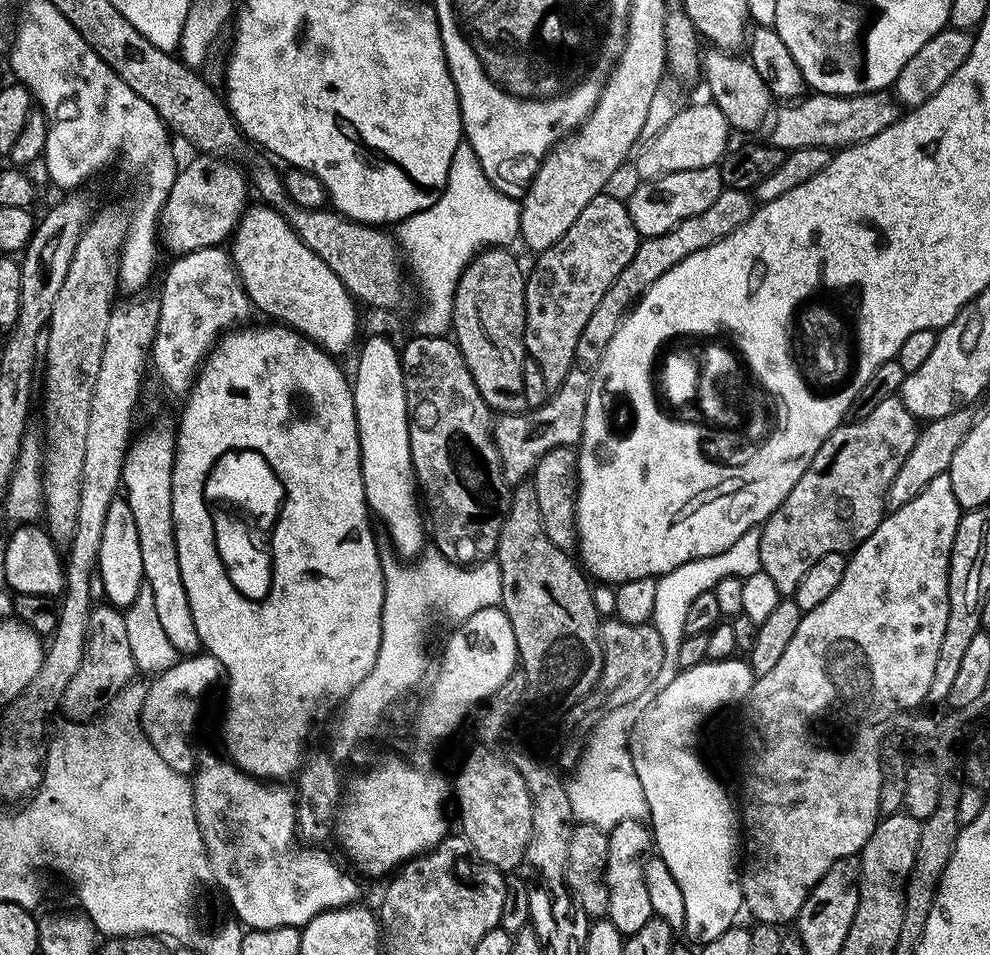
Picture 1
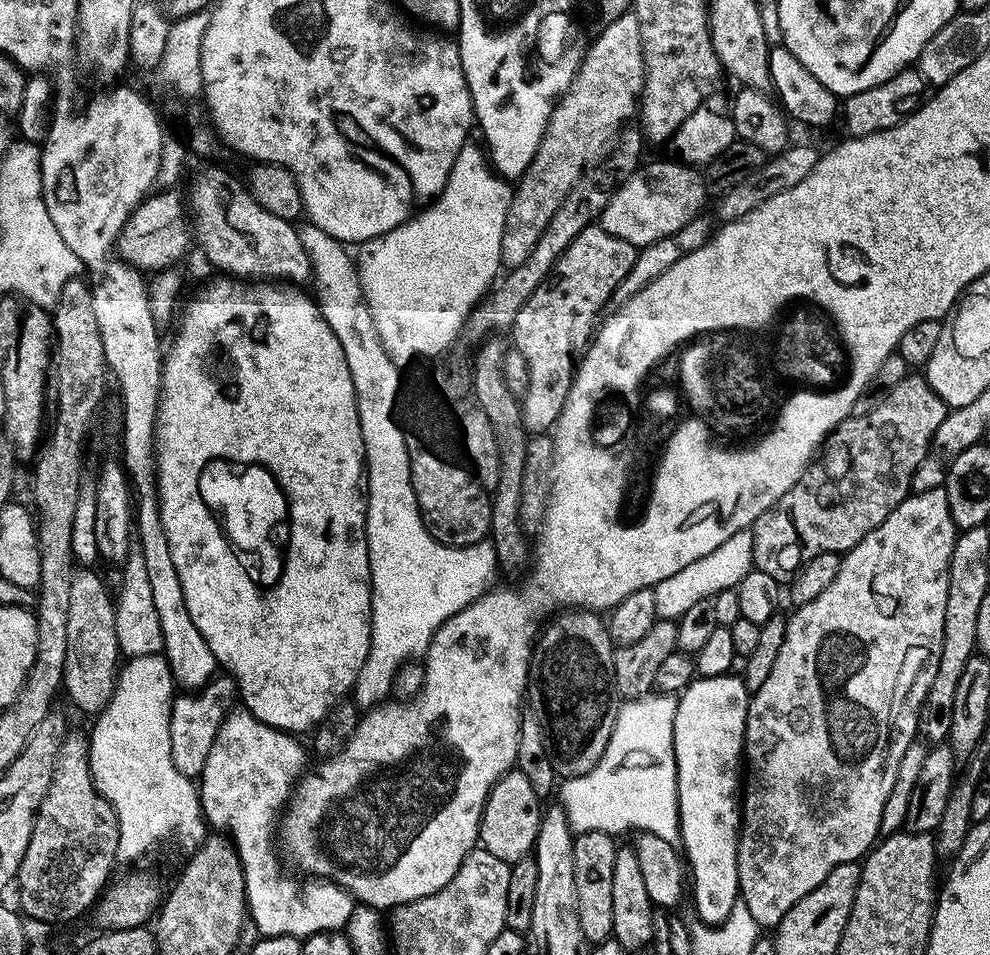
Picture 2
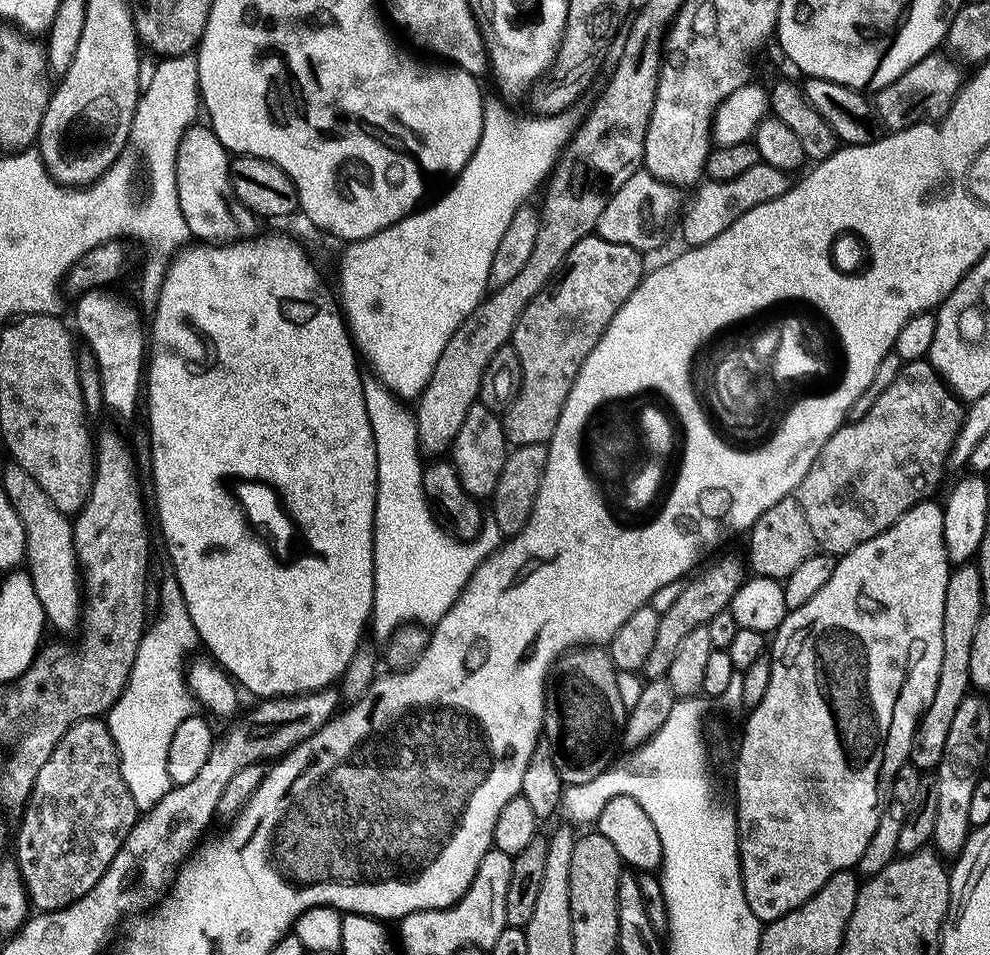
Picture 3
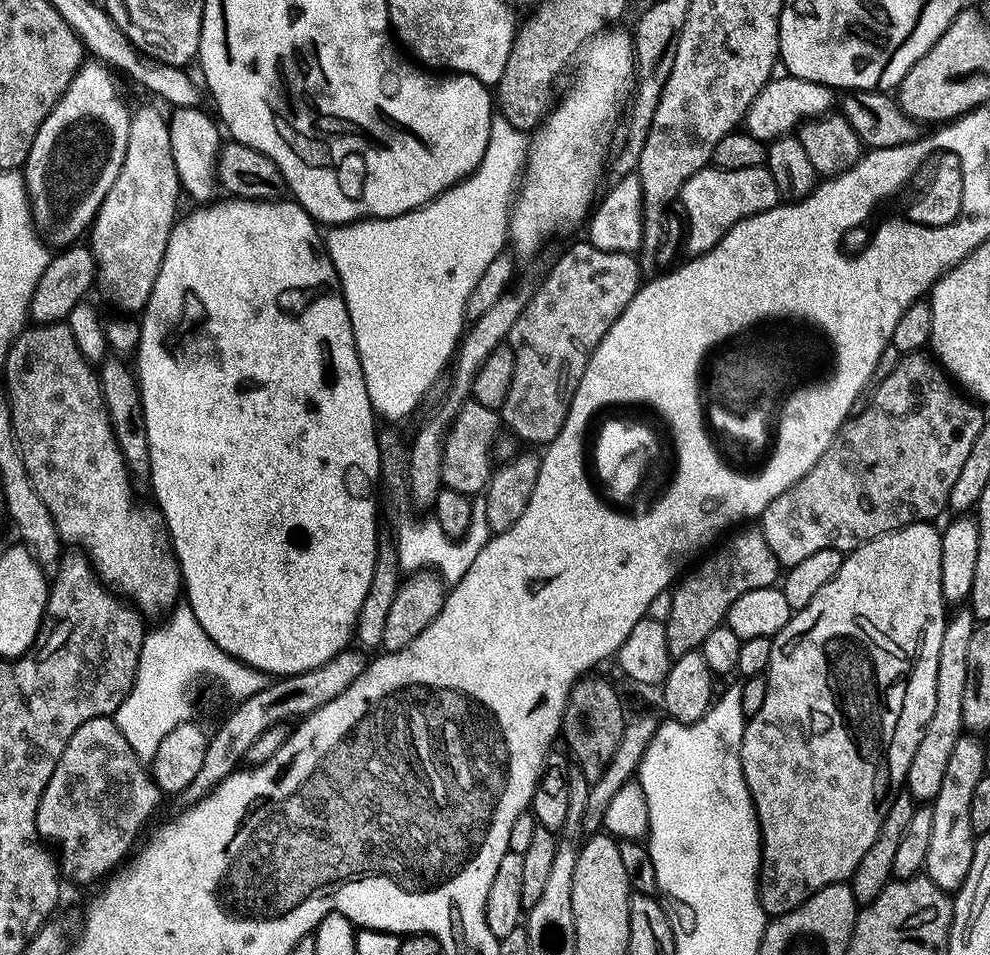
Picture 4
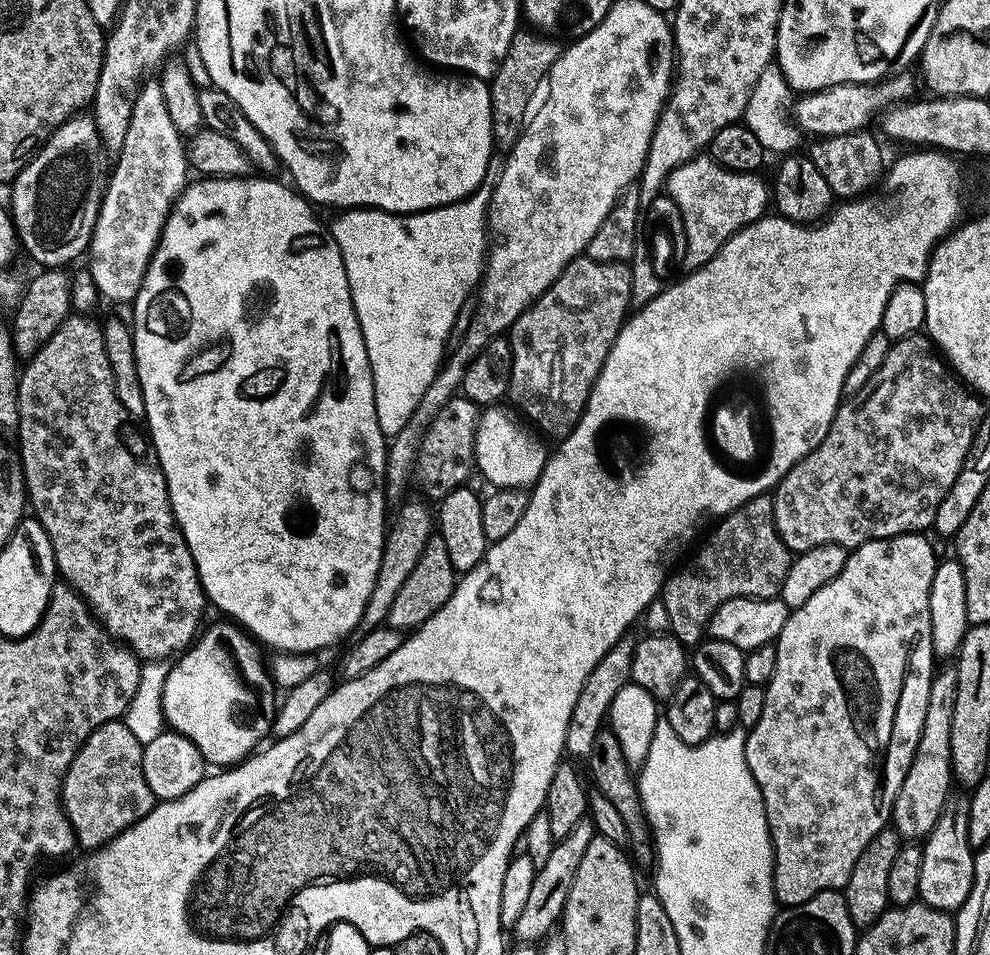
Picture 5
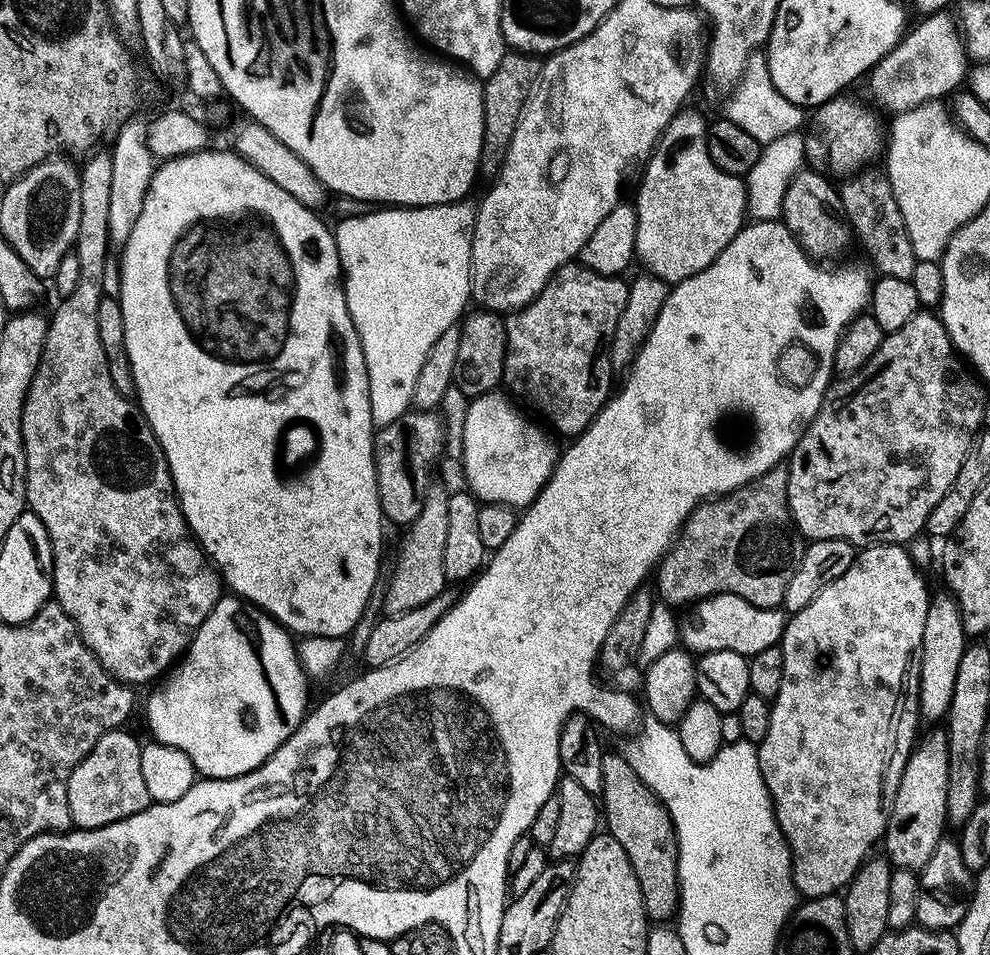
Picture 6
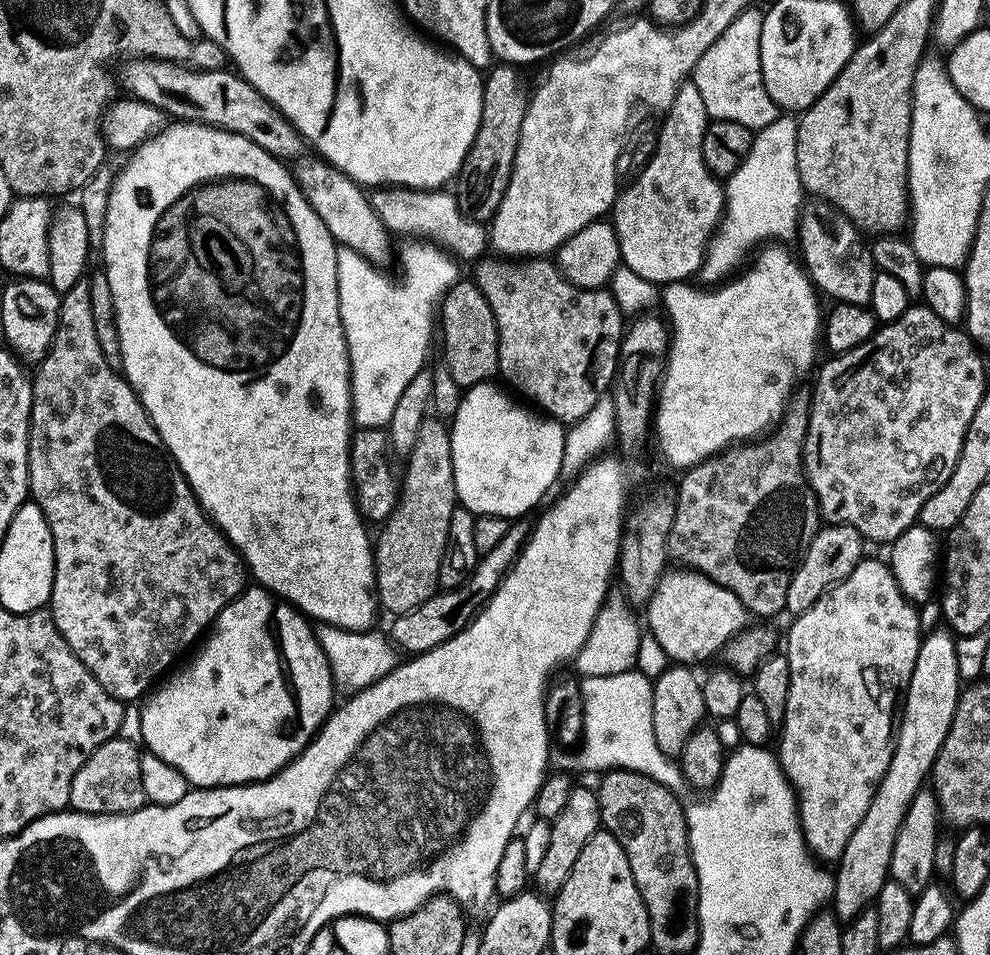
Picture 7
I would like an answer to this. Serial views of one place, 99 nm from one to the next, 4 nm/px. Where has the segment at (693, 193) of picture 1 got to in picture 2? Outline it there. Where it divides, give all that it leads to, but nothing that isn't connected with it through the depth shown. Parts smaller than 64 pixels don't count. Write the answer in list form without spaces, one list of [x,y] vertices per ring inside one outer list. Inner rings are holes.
[[[656,160],[653,164],[644,162],[635,172],[625,175],[620,187],[608,197],[598,221],[600,226],[639,250],[650,242],[658,242],[658,238],[682,230],[686,222],[701,215],[703,208],[700,207],[710,193],[705,173],[699,167],[675,163],[668,160]]]

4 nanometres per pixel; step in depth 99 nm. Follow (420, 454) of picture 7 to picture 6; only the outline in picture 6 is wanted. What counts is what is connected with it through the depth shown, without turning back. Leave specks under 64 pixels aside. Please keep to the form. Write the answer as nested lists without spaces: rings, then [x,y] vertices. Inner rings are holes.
[[[429,487],[418,518],[414,518],[414,522],[407,525],[405,532],[408,533],[400,544],[400,553],[396,556],[392,577],[388,580],[388,586],[383,589],[383,611],[389,616],[414,610],[414,606],[422,606],[422,602],[430,602],[430,598],[445,591],[446,577],[442,558],[446,558],[446,529],[448,515],[450,515],[449,493],[436,487]]]

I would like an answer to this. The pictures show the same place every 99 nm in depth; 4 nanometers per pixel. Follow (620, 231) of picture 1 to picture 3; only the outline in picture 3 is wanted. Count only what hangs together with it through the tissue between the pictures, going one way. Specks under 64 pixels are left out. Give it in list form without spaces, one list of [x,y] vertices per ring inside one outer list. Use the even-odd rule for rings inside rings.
[[[595,234],[582,238],[566,254],[559,273],[522,310],[510,341],[522,362],[522,382],[516,400],[502,416],[509,445],[547,444],[551,440],[582,362],[590,358],[590,350],[598,346],[614,314],[644,279],[644,260],[645,253],[634,246],[606,242]]]

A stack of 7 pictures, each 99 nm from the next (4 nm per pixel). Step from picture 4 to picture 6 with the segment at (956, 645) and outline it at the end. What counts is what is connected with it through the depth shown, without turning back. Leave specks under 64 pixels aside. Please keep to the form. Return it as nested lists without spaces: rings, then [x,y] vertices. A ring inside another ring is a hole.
[[[940,726],[929,728],[932,729],[924,737],[921,735],[915,741],[909,754],[884,826],[882,852],[898,868],[924,868],[926,862],[930,862],[930,854],[934,854],[938,842],[946,836],[946,782],[950,774],[948,733]]]

